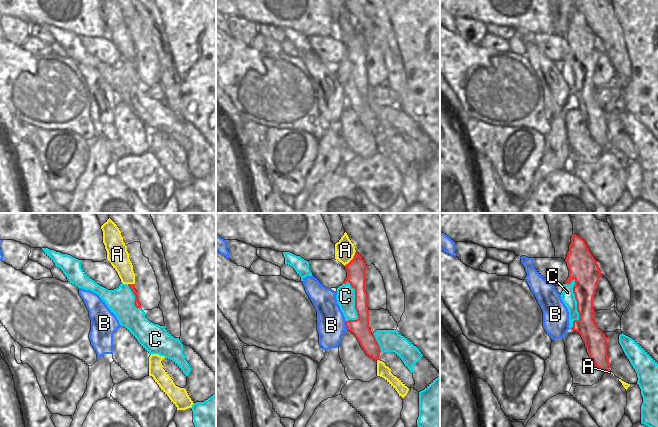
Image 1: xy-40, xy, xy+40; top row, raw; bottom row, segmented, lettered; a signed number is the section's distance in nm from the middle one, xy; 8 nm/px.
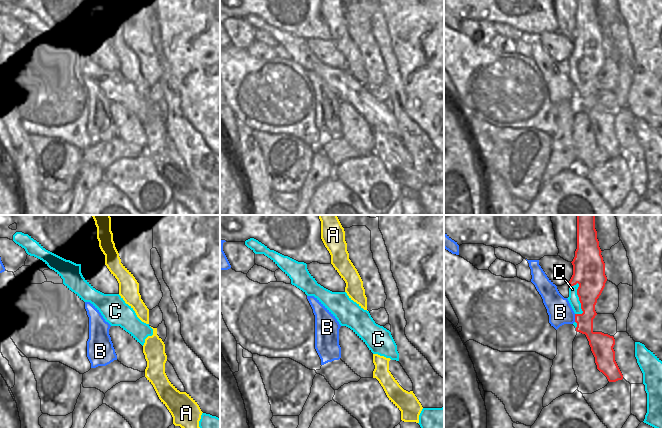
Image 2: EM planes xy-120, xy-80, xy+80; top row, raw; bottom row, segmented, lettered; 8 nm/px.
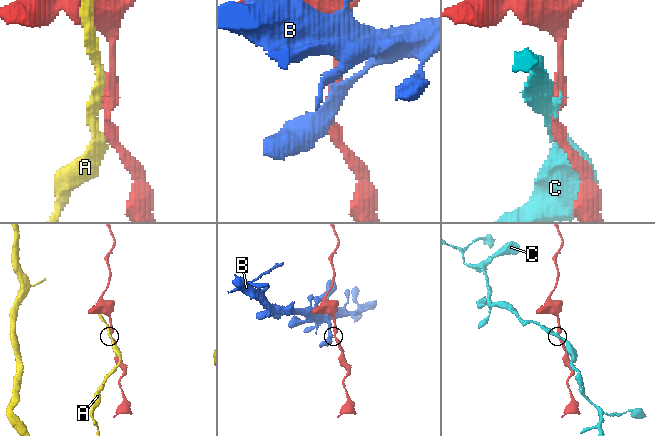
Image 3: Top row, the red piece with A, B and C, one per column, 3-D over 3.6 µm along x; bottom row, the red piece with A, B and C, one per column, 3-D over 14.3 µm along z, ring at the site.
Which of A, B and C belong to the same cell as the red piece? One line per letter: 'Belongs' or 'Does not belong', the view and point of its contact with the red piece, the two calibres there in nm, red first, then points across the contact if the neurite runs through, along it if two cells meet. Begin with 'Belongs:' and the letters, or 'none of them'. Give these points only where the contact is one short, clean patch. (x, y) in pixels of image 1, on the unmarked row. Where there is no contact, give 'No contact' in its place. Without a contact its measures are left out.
Belongs: none of them
A: Does not belong. Touches red at xy (352, 35). Thickness 150 nm (red) against 160 nm
B: Does not belong. Touches red at xy (345, 100). Thickness 140 nm (red) against 220 nm
C: Does not belong. Touches red at xy+40 (577, 80). Thickness 200 nm (red) against 110 nm.

